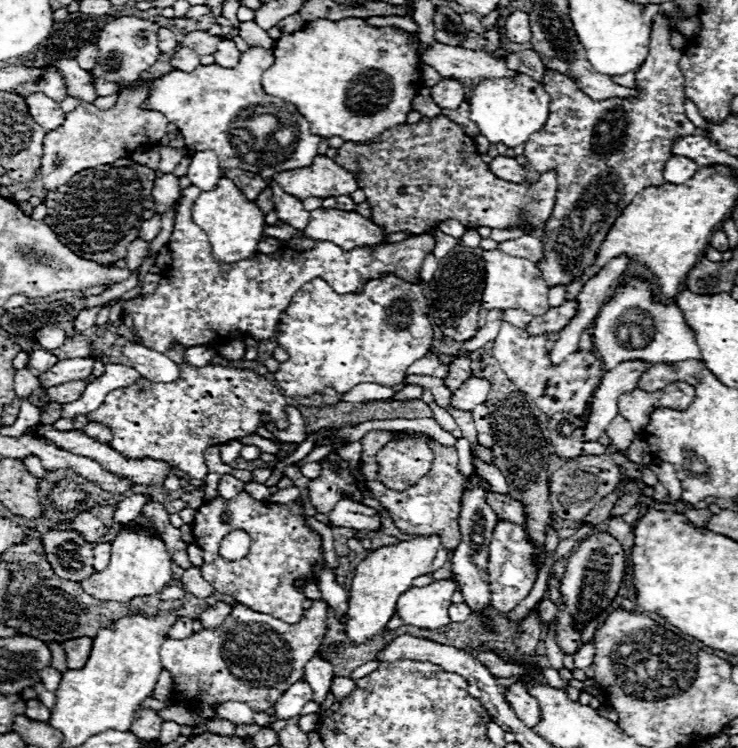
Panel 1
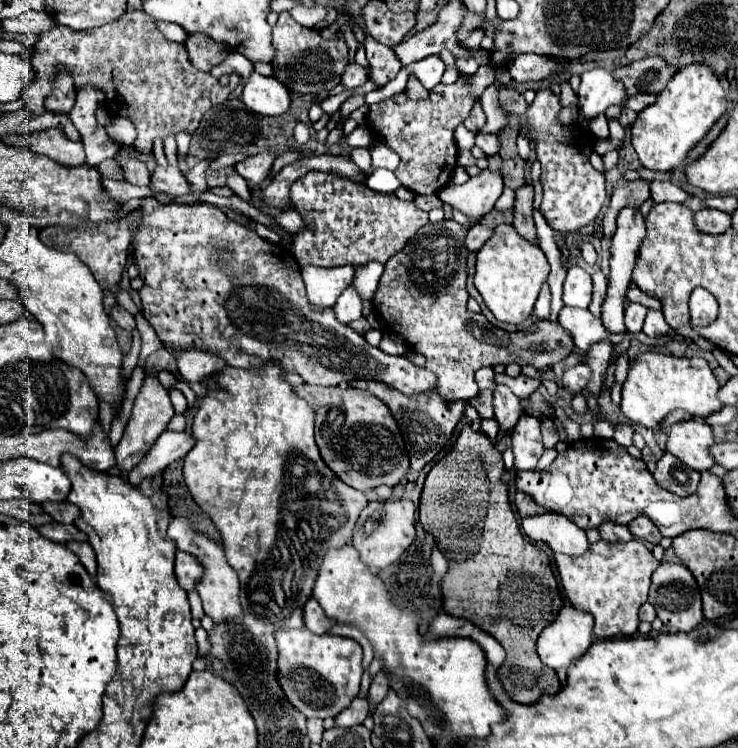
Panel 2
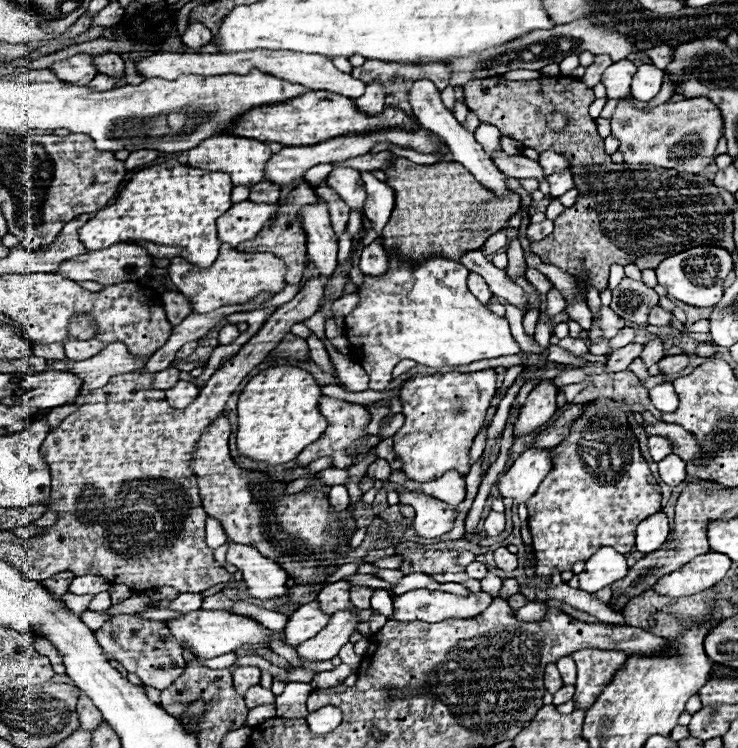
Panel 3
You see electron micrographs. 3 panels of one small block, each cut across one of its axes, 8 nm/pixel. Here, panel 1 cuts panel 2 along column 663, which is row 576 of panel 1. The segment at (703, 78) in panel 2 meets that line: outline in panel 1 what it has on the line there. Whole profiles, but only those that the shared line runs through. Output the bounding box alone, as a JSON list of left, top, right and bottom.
[80,530,172,602]

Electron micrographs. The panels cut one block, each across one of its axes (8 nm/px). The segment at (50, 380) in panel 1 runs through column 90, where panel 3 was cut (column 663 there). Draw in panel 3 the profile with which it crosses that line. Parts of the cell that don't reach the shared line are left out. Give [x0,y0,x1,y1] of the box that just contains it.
[660,352,690,374]

